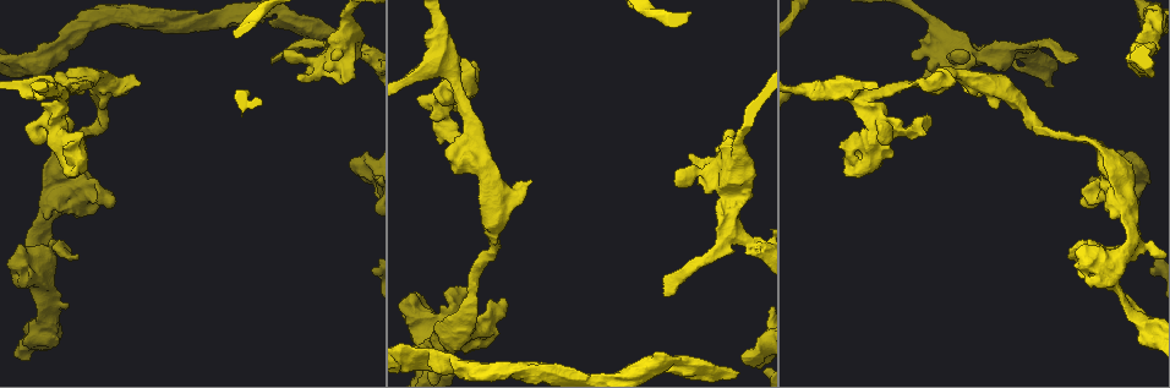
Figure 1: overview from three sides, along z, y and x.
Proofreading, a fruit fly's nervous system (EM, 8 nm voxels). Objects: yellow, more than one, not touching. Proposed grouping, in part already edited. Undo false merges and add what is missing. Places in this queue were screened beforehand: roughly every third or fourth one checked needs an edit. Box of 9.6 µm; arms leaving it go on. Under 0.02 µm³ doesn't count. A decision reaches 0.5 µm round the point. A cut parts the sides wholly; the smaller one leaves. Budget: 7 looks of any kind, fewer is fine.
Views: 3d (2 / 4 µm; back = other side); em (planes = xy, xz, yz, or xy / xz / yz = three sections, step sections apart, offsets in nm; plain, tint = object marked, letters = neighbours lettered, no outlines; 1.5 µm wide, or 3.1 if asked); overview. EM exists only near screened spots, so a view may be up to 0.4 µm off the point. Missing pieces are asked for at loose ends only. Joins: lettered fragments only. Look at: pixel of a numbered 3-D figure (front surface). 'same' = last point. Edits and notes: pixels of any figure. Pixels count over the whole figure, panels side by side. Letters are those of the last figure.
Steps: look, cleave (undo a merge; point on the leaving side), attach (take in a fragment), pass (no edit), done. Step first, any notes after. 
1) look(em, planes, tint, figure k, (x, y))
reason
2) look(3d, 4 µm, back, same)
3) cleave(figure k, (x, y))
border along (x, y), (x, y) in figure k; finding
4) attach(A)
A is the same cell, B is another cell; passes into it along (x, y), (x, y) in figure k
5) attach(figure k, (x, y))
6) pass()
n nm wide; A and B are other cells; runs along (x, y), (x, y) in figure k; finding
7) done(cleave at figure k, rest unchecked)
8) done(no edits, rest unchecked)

look(3d, 4 µm, figure 1, (757, 246))
abrupt turn

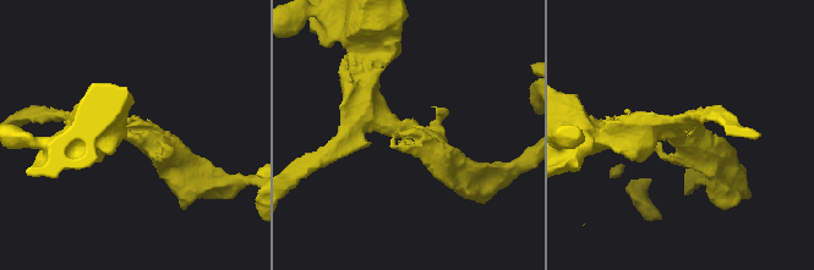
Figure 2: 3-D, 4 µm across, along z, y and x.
look(em, xy, step 8, letters, figure 2, (136, 134))
3 arms; arms of 190, 280, 380 nm

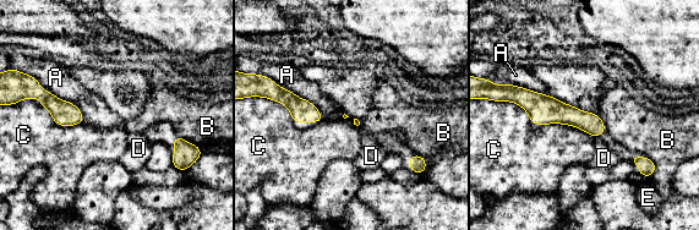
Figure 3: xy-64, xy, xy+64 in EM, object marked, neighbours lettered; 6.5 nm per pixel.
pass()
C touches over 340 nm; A, B, C, D and E are other cells; border along (544, 125), (568, 124), (594, 137) in figure 3; one neuron here

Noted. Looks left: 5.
look(em, 3.1 µm, planes, letters, figure 1, (531, 183))
free end

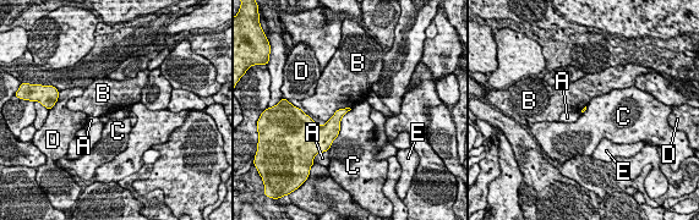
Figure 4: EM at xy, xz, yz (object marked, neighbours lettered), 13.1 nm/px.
pass()
C touches over 600 nm; A, B, C, D and E are other cells; no lettered fragment goes on from it

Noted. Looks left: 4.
look(3d, 4 µm, figure 1, (70, 81))

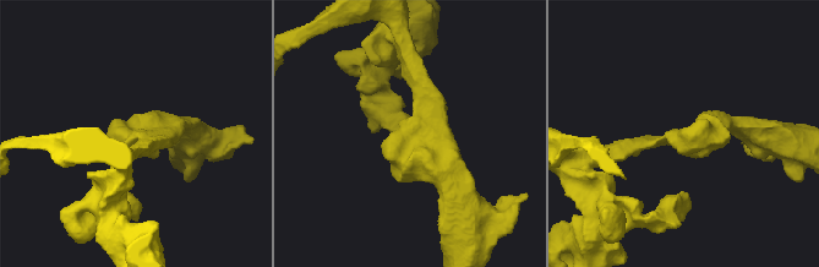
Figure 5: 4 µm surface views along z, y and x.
look(em, xy, step 4, letters, figure 5, (665, 132))
now the EM

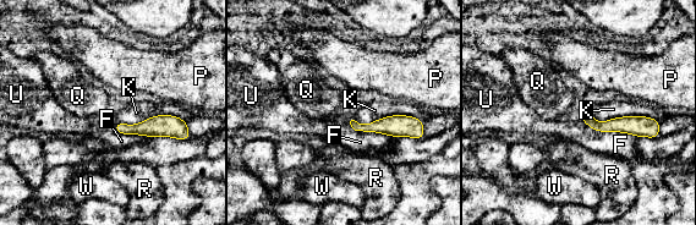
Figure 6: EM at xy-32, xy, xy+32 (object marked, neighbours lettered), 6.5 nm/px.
pass()
F, K, P, Q, R, U and W are other cells; border along (582, 119), (595, 130), (637, 137) in figure 6; none of them fits

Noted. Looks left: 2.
done(no edits, rest unchecked)

